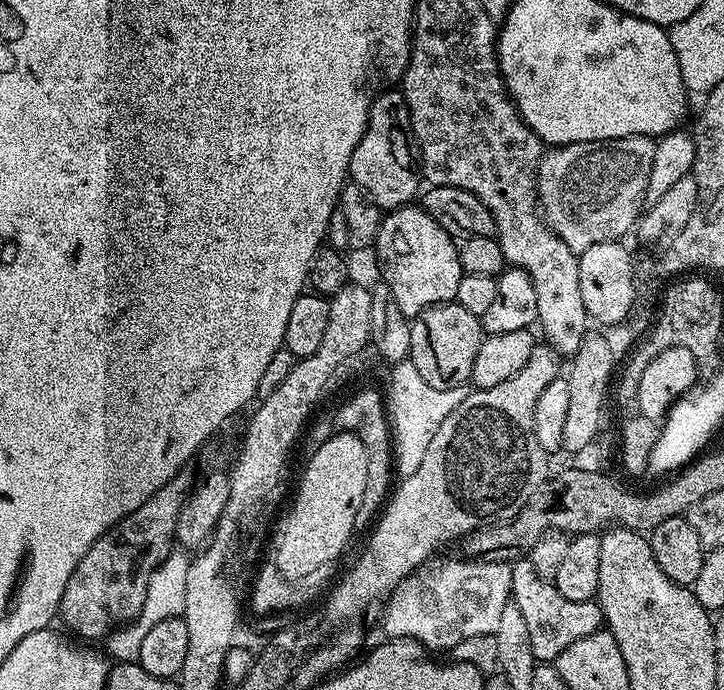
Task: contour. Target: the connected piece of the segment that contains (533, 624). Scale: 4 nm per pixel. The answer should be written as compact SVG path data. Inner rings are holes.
M520 558L512 564L512 598L511 603L518 606L522 618L530 634L530 650L538 662L555 662L558 654L570 646L570 642L578 642L586 638L586 634L601 631L604 615L595 599L574 602L570 598L562 598L558 594L555 583L543 580L534 570L531 559Z

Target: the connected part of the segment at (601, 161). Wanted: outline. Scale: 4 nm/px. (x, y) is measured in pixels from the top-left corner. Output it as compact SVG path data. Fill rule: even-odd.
M627 136L617 140L574 142L549 147L541 155L540 168L536 172L536 195L545 224L577 254L595 244L624 238L620 236L635 229L645 207L644 195L650 182L650 166L654 166L655 149L656 140L651 136Z

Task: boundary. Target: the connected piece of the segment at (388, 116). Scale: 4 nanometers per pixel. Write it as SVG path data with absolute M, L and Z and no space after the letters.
M385 90L373 99L368 111L368 125L358 146L354 146L348 167L351 183L357 184L381 210L411 205L422 185L420 148L416 145L408 103L403 91L391 91Z

